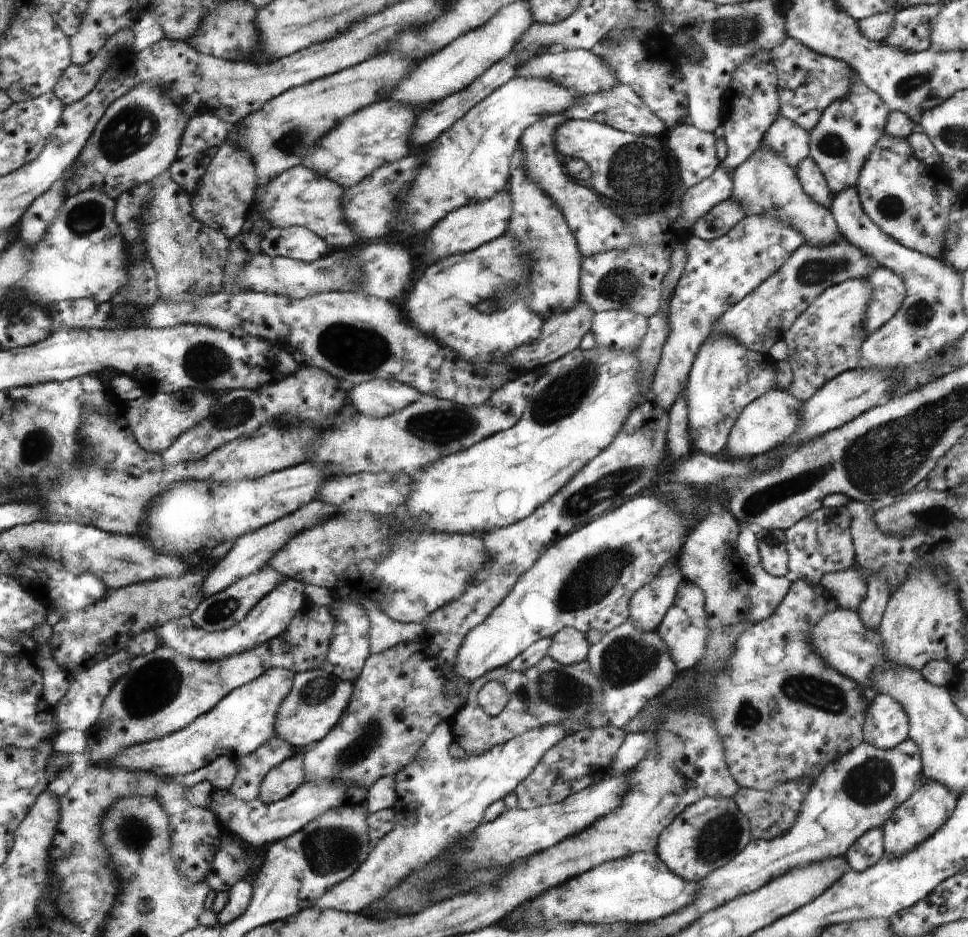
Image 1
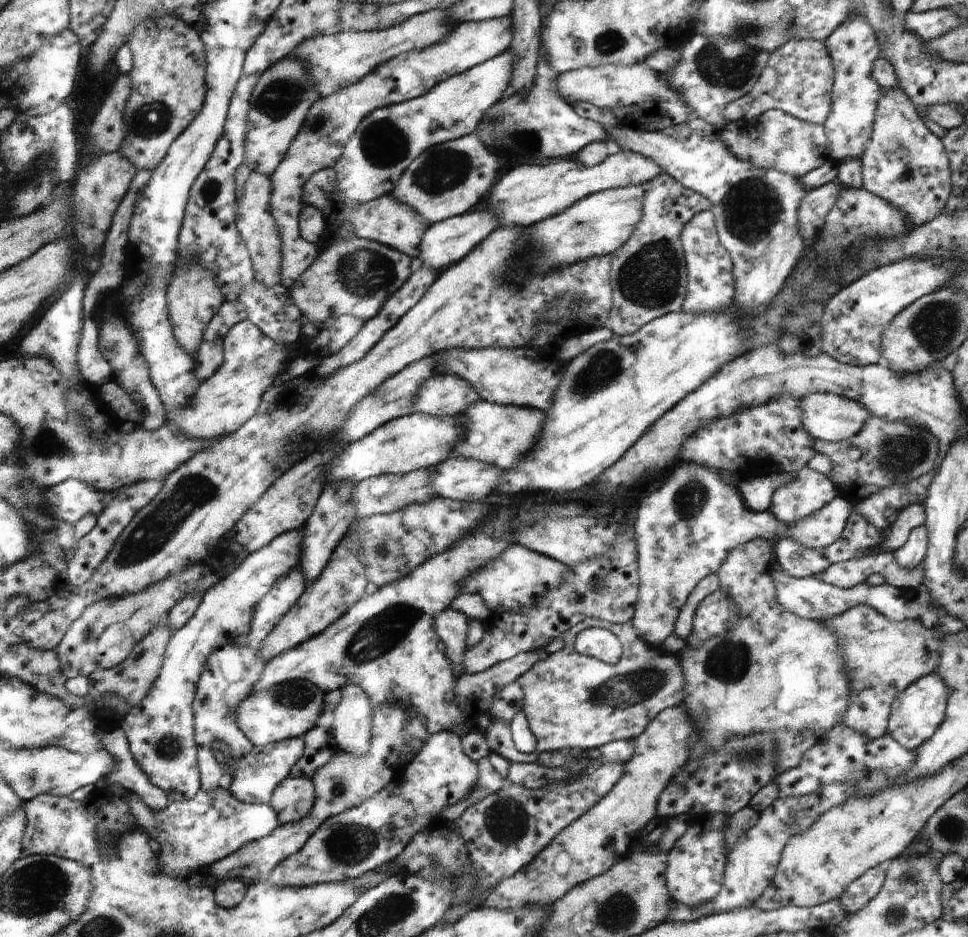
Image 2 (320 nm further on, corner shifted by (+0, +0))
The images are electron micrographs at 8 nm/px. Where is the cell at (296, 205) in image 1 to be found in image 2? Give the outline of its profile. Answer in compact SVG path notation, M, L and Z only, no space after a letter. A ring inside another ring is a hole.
M333 167L325 168L314 173L304 186L304 205L312 205L321 210L326 220L327 229L334 230L348 225L355 232L356 237L370 239L383 245L394 247L416 261L421 253L421 240L425 236L430 223L421 214L400 202L394 195L378 197L361 205L352 205L340 193L337 186L337 171Z

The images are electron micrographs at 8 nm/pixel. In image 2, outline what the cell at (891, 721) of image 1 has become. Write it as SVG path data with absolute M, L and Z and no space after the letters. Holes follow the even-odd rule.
M939 674L920 677L893 700L886 733L907 749L916 749L936 732L944 720L948 697L947 684Z

